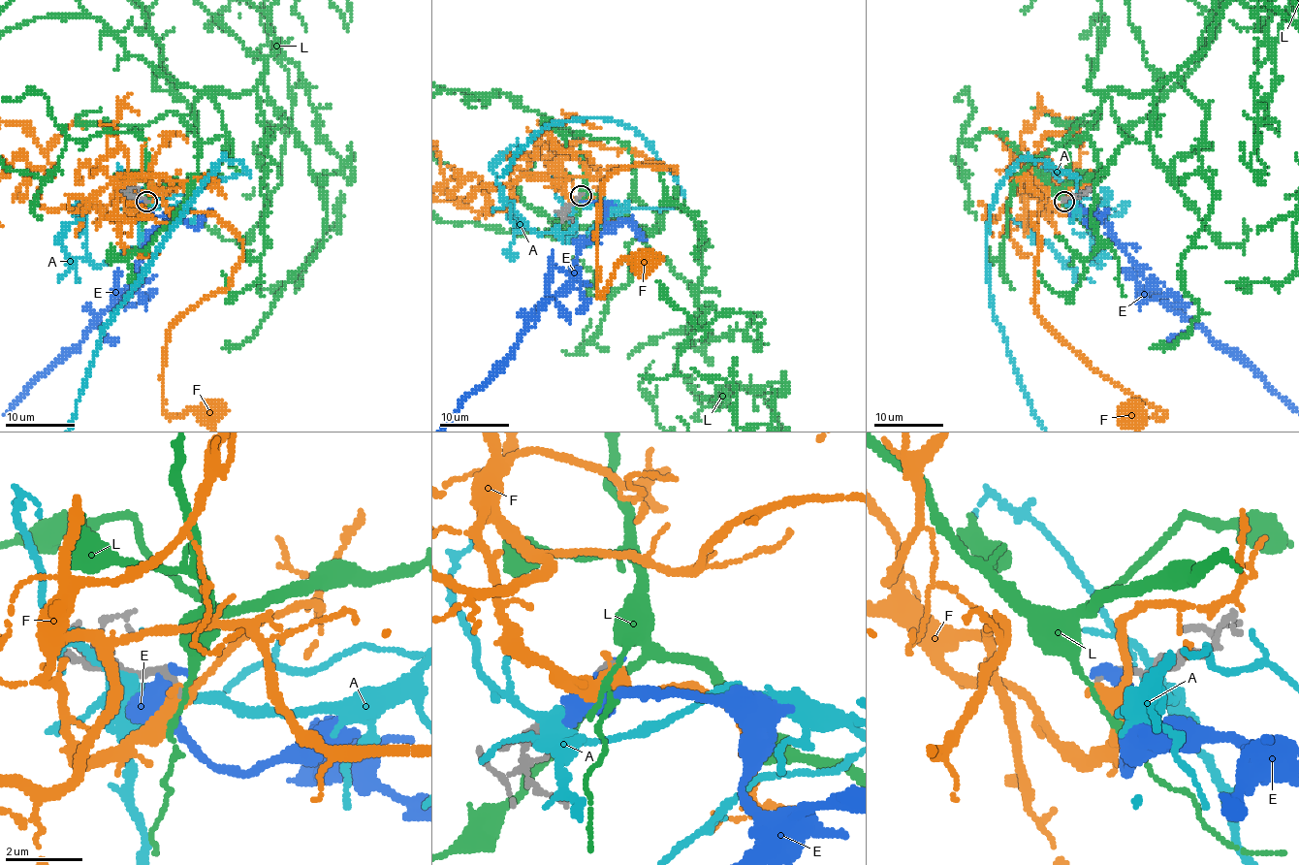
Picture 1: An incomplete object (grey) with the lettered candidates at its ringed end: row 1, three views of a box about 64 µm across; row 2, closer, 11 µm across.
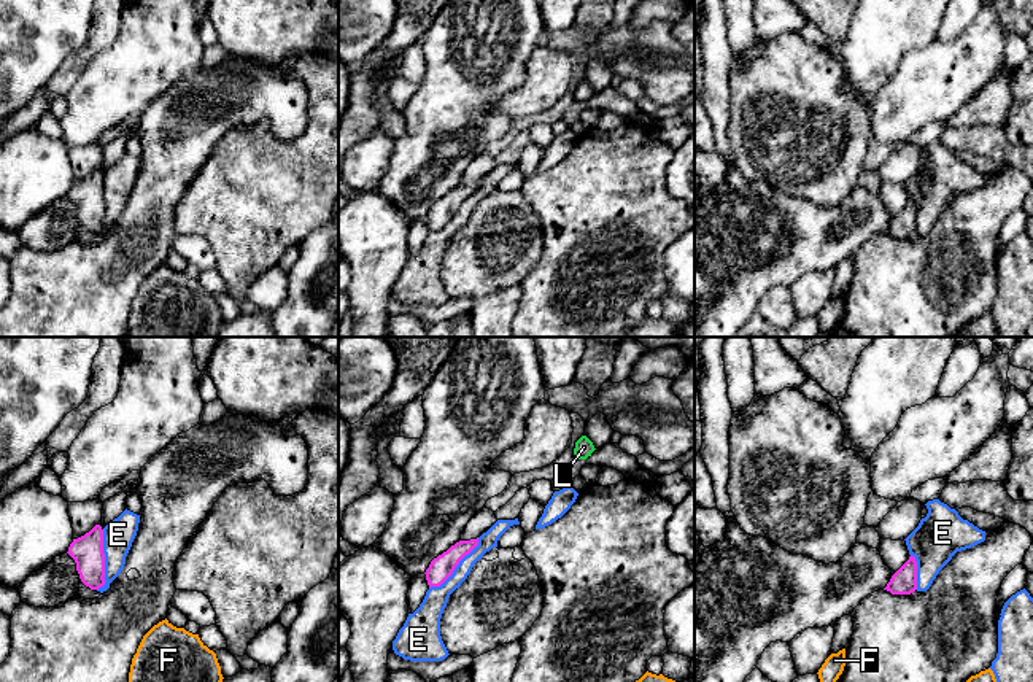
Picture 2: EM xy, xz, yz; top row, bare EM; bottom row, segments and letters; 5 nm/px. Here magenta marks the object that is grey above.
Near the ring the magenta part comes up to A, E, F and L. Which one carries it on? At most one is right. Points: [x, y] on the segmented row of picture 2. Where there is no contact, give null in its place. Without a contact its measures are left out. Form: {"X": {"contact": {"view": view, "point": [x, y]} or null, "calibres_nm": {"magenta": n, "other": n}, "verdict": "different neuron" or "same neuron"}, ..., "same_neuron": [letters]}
{"A": {"contact": null, "verdict": "different neuron"}, "E": {"contact": {"view": "xy", "point": [104, 560]}, "calibres_nm": {"magenta": 160, "other": 160}, "verdict": "different neuron"}, "F": {"contact": null, "verdict": "same neuron"}, "L": {"contact": null, "verdict": "different neuron"}, "same_neuron": ["F"]}

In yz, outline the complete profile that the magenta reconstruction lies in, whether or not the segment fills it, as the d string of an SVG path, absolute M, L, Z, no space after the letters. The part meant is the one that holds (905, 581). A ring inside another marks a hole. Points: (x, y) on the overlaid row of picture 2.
M915 556L909 560L892 575L884 588L892 595L911 595L917 590L917 561Z

